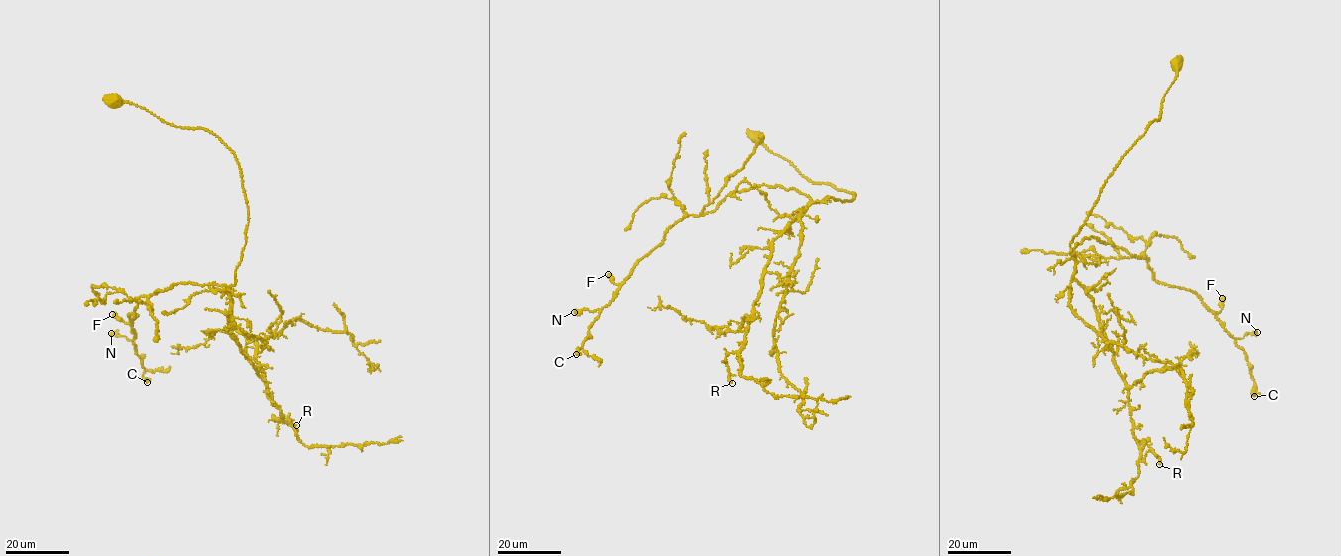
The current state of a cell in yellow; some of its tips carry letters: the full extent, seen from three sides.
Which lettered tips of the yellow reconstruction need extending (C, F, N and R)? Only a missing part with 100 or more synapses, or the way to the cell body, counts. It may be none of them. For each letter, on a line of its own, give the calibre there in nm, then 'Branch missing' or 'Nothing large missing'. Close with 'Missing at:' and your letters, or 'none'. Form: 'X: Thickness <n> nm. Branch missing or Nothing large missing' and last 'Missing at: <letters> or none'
C: Thickness 650 nm. Nothing large missing
F: Thickness 420 nm. Nothing large missing
N: Thickness 600 nm. Nothing large missing
R: Thickness 180 nm. Nothing large missing
Missing at: none

